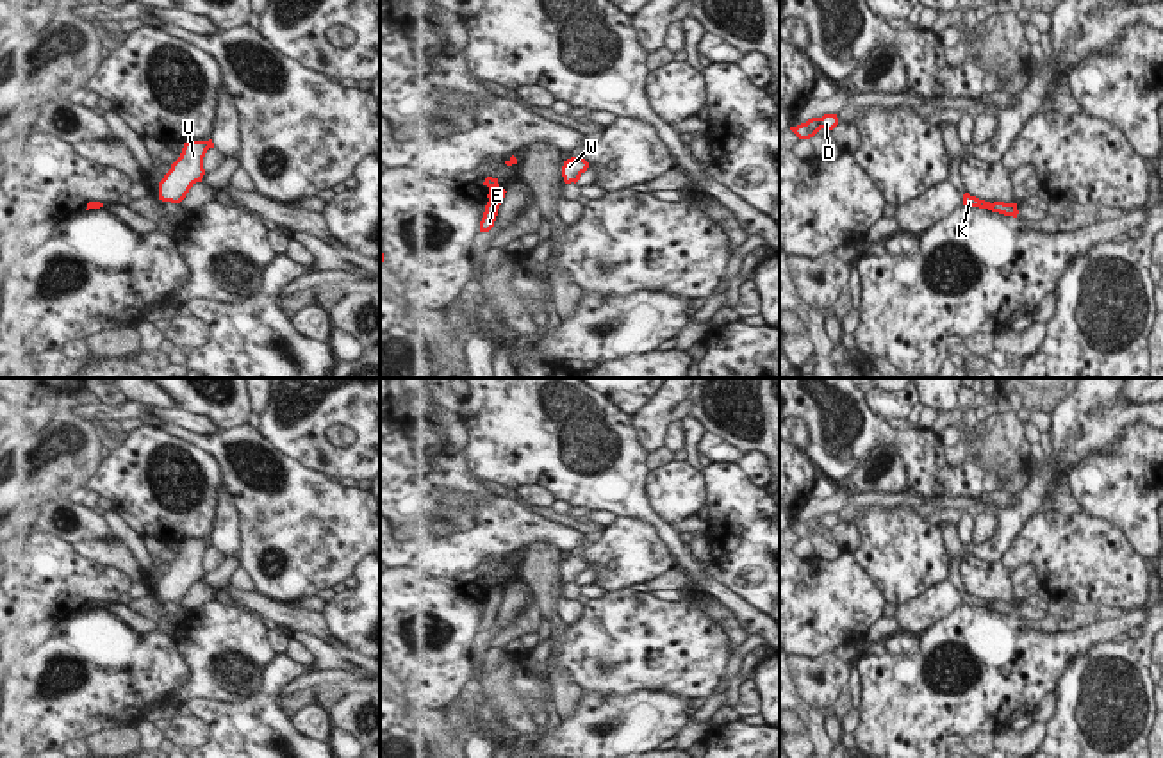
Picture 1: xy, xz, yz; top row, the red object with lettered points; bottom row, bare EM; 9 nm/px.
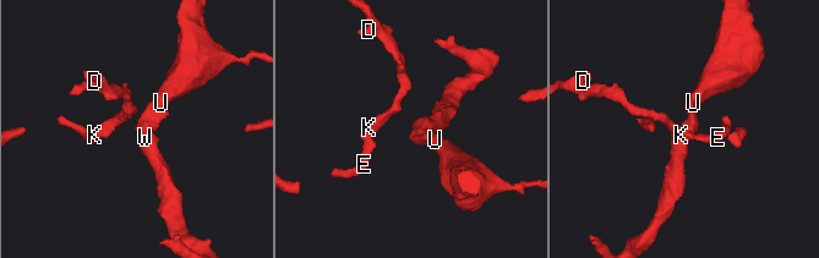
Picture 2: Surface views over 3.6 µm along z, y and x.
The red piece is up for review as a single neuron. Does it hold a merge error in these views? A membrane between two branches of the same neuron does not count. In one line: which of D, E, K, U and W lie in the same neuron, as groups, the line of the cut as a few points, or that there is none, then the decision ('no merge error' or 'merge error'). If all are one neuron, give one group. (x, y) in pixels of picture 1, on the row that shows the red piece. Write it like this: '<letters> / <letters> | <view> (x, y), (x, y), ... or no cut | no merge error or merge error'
D K / E U W | yz (990, 204), (987, 207) | merge error

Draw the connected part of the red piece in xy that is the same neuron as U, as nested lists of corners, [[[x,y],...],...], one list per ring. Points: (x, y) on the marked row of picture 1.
[[[212,139],[184,143],[180,157],[171,164],[171,169],[159,182],[159,200],[180,203],[189,189],[196,182],[202,182],[205,175],[203,157],[209,148],[214,148]]]

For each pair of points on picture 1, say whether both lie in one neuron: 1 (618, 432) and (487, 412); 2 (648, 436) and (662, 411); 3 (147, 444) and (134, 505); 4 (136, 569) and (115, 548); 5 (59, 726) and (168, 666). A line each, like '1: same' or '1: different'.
1: same
2: same
3: same
4: same
5: same

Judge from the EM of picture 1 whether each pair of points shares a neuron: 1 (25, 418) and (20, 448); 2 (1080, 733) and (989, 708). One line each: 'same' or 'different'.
1: different
2: different

